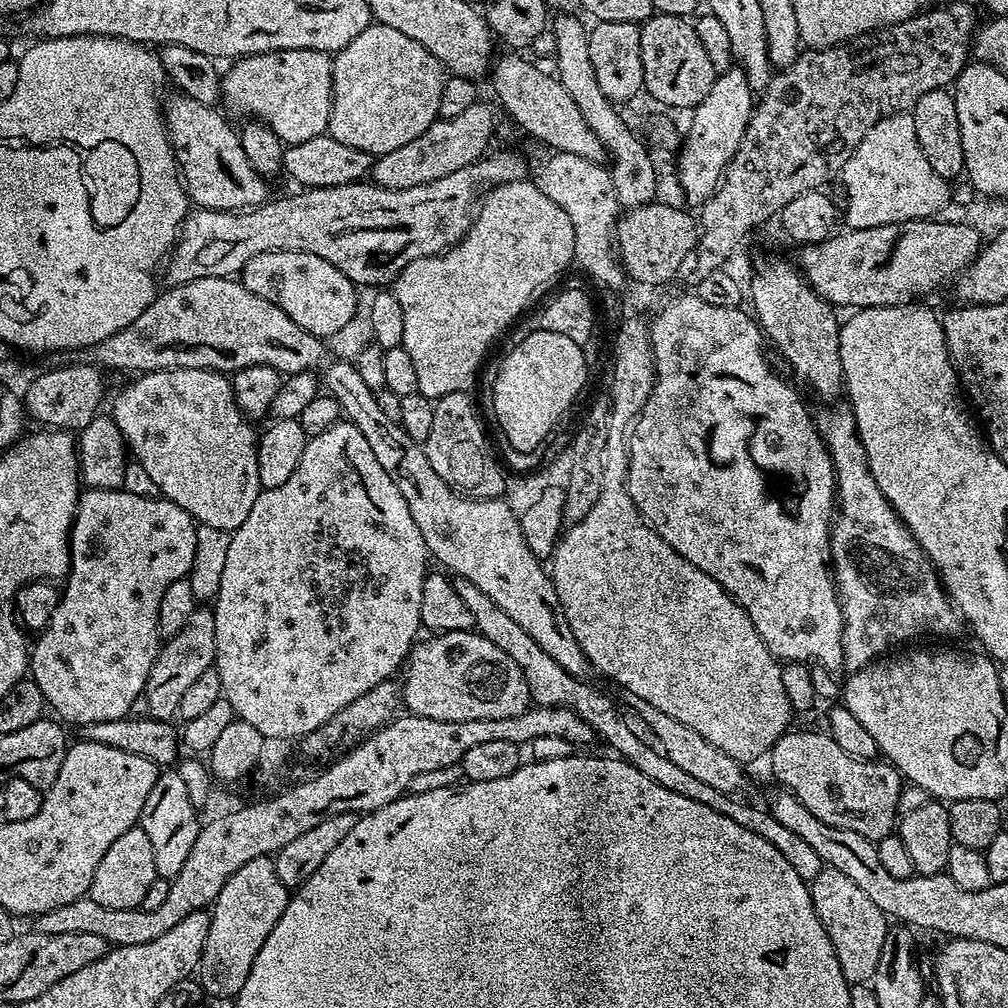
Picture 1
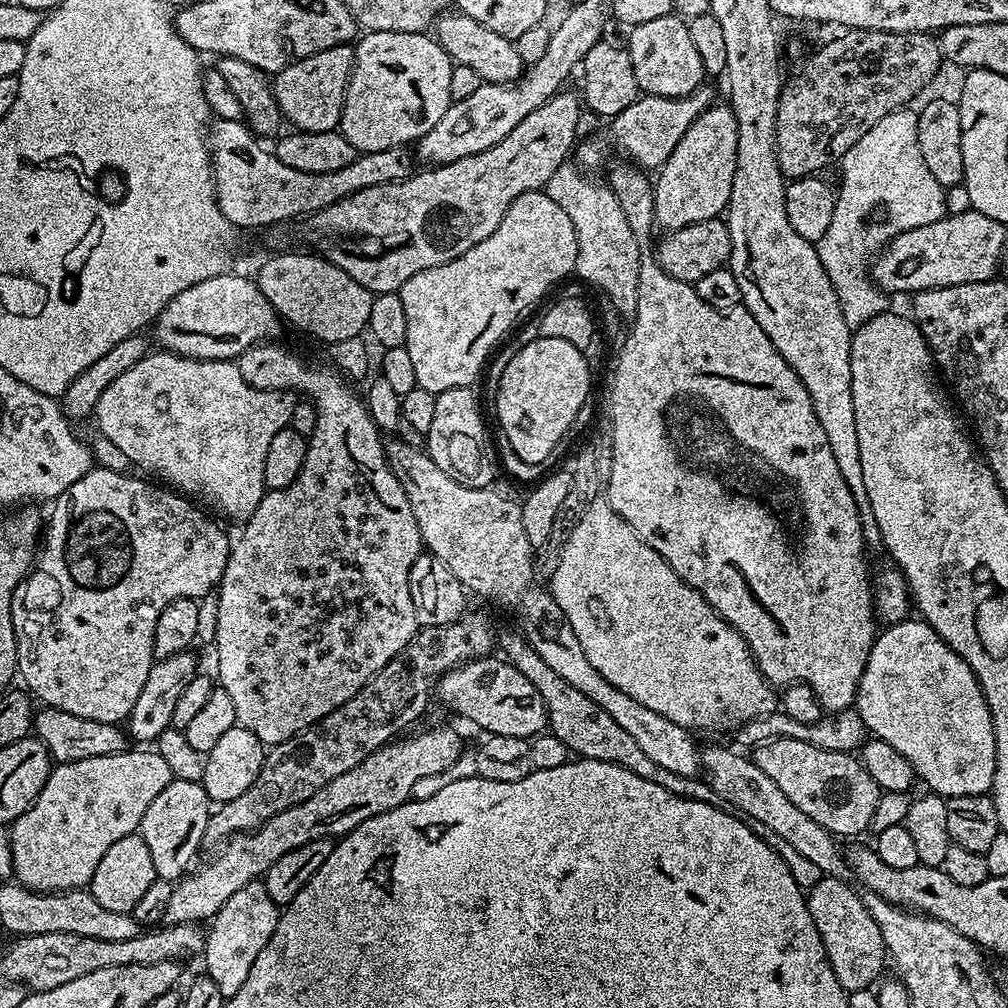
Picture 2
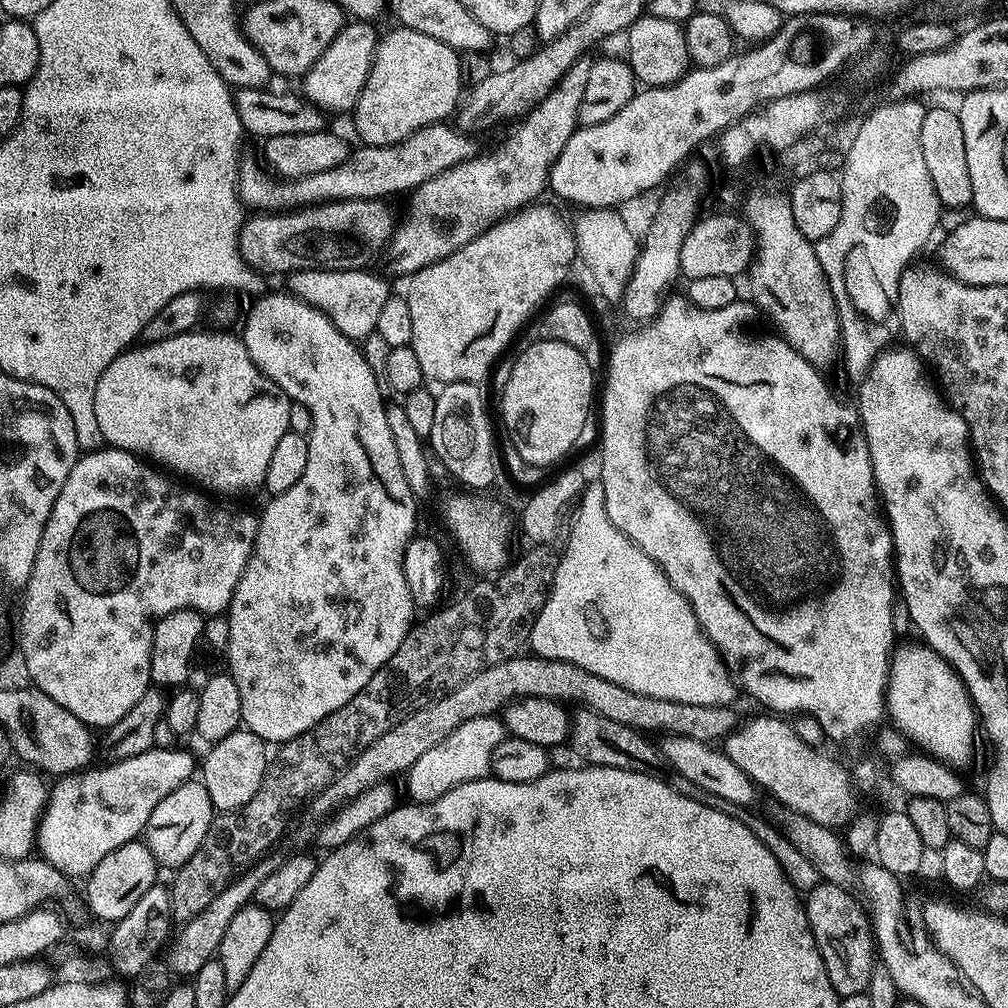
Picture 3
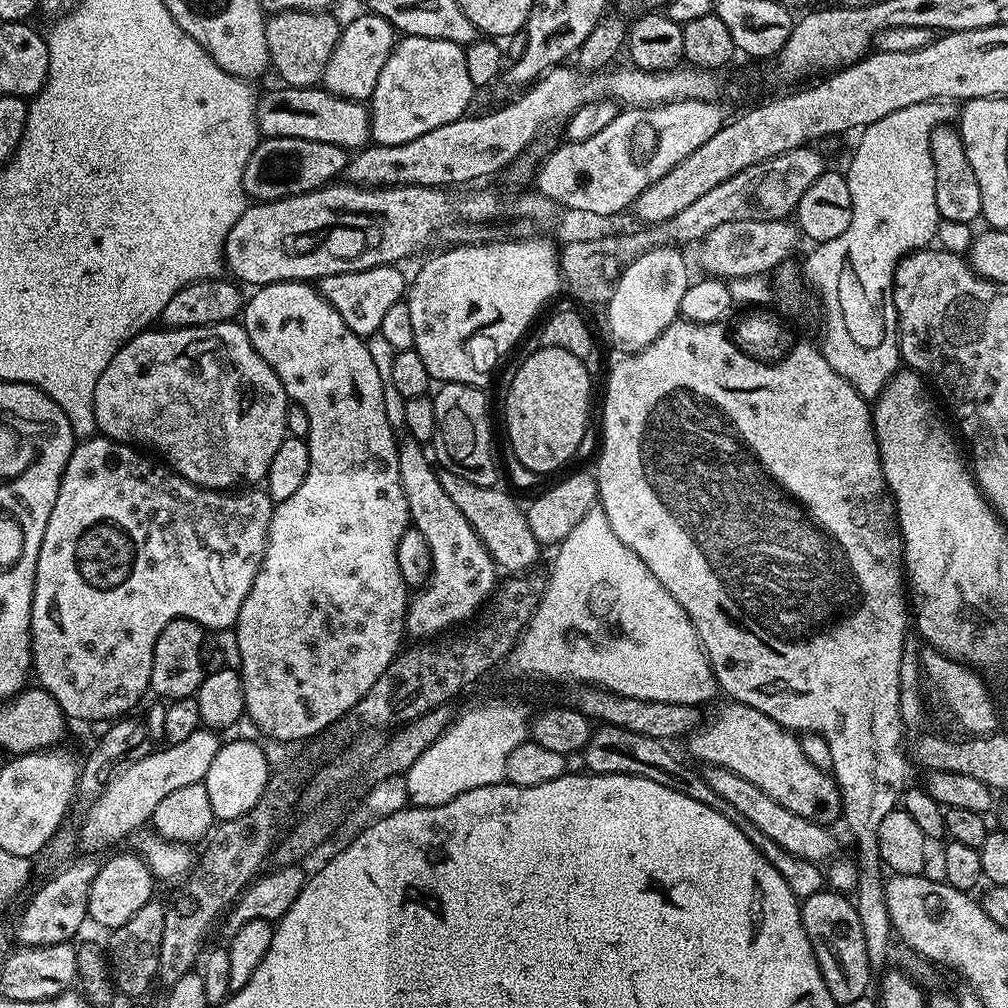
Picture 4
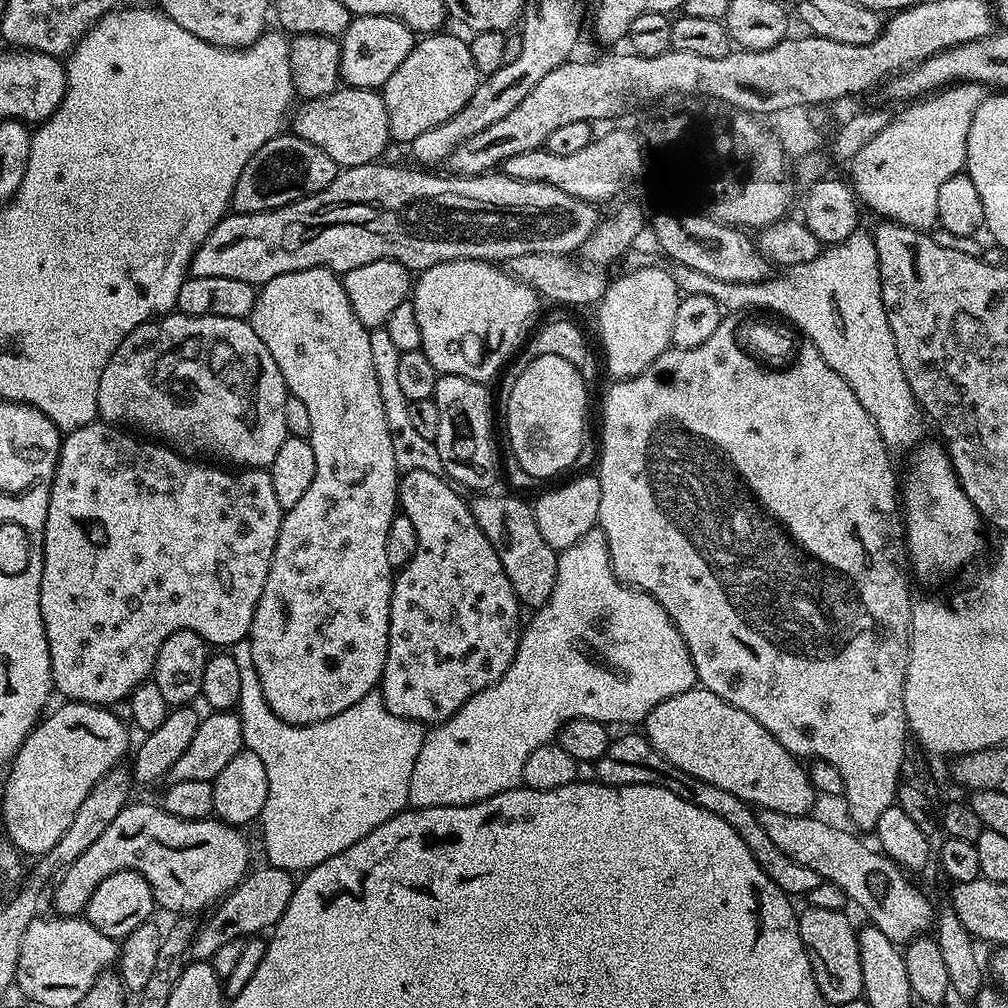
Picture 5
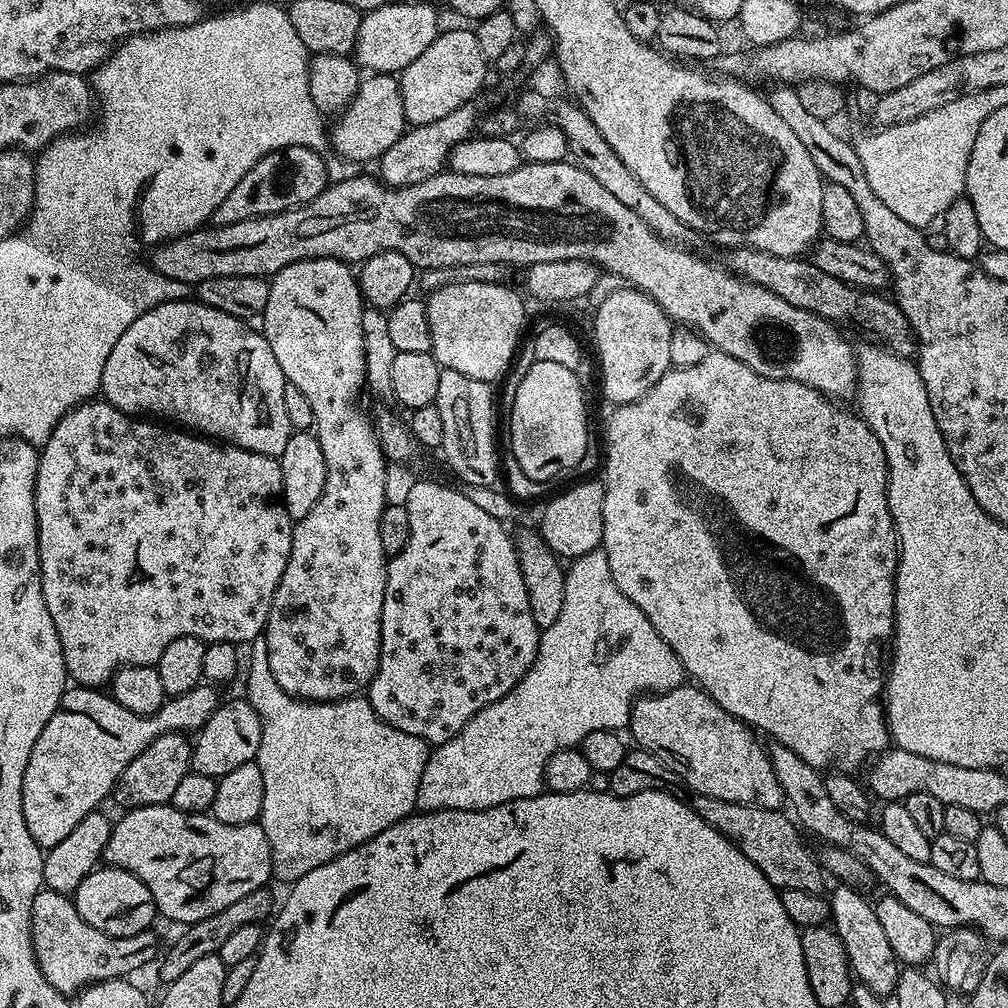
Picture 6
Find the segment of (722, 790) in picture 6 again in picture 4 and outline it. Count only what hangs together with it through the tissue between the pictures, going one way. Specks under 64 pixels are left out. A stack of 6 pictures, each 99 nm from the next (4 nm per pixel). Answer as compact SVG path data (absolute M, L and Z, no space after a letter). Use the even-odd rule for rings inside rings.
M735 702L725 705L708 725L697 727L687 737L689 754L696 760L706 760L707 765L730 770L746 778L746 782L754 782L758 790L770 794L786 810L802 814L802 818L825 826L831 825L831 820L839 821L842 816L840 786L825 769L814 766L802 754L799 739L774 722L774 718L762 714L762 710Z

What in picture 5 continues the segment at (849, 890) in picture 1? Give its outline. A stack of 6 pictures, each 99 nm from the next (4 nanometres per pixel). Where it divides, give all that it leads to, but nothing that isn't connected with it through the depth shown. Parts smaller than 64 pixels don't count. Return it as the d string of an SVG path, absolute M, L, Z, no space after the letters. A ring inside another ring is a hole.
M811 906L799 913L800 937L804 949L808 951L810 966L818 982L818 990L830 1006L839 1006L842 1002L854 1002L864 994L862 982L862 958L858 950L858 928L852 925L847 911L822 910Z

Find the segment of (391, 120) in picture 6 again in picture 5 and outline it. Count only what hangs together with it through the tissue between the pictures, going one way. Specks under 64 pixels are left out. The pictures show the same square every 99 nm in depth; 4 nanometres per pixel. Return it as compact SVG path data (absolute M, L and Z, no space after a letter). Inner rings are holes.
M341 86L322 98L304 100L301 105L291 113L291 131L318 146L318 150L326 150L341 169L377 163L387 153L392 140L390 118L377 89Z

